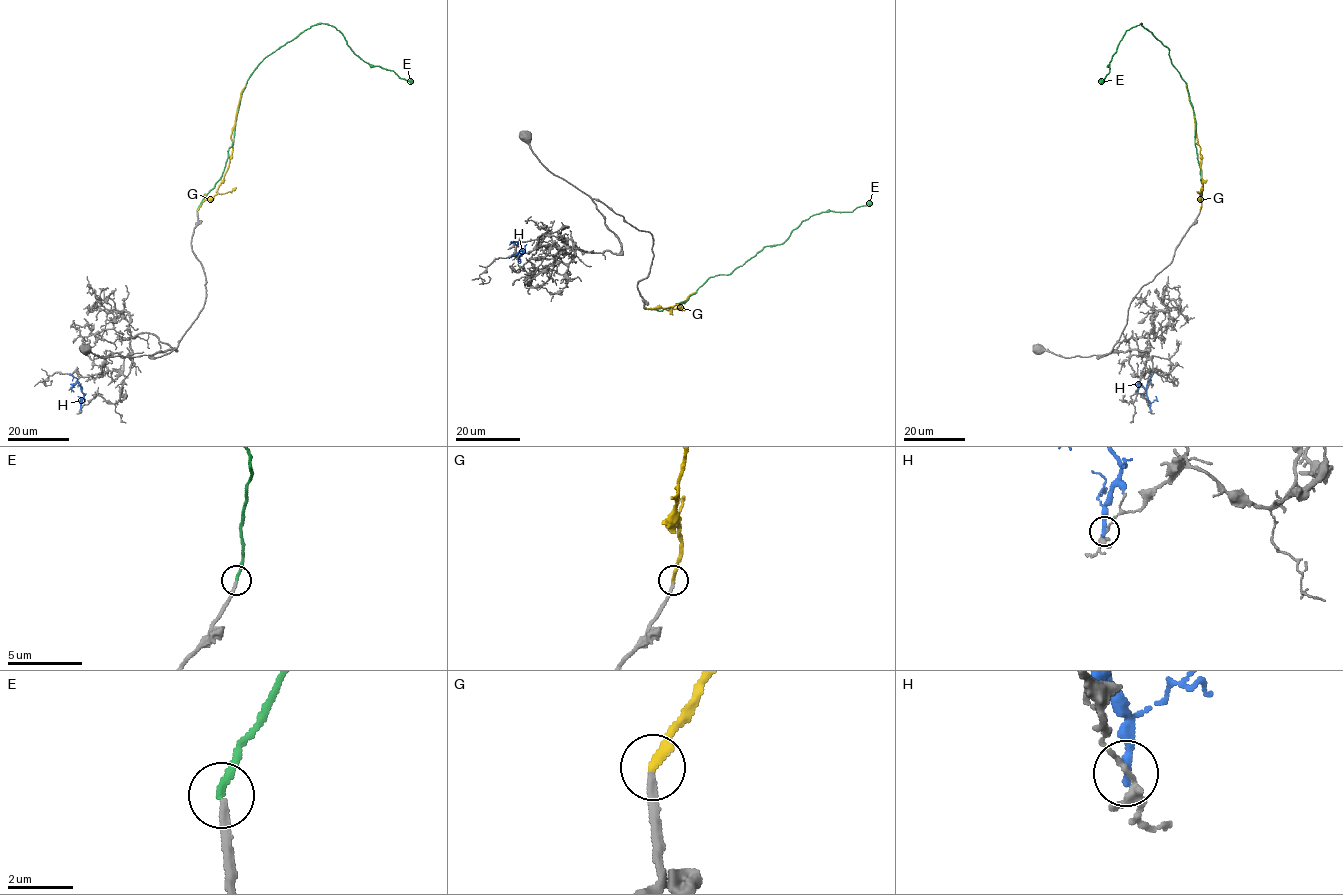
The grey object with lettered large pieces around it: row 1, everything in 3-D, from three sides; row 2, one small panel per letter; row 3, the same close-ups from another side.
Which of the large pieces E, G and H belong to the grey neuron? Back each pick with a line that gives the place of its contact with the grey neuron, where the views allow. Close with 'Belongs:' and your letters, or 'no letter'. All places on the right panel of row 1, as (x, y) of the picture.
G: Touches grey at (1200, 211)
Belongs: G

